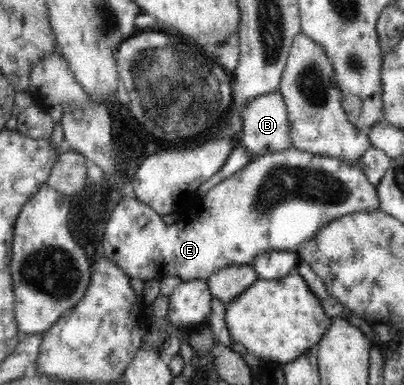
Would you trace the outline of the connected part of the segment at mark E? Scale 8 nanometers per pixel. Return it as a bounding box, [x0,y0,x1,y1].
[102,146,379,281]

